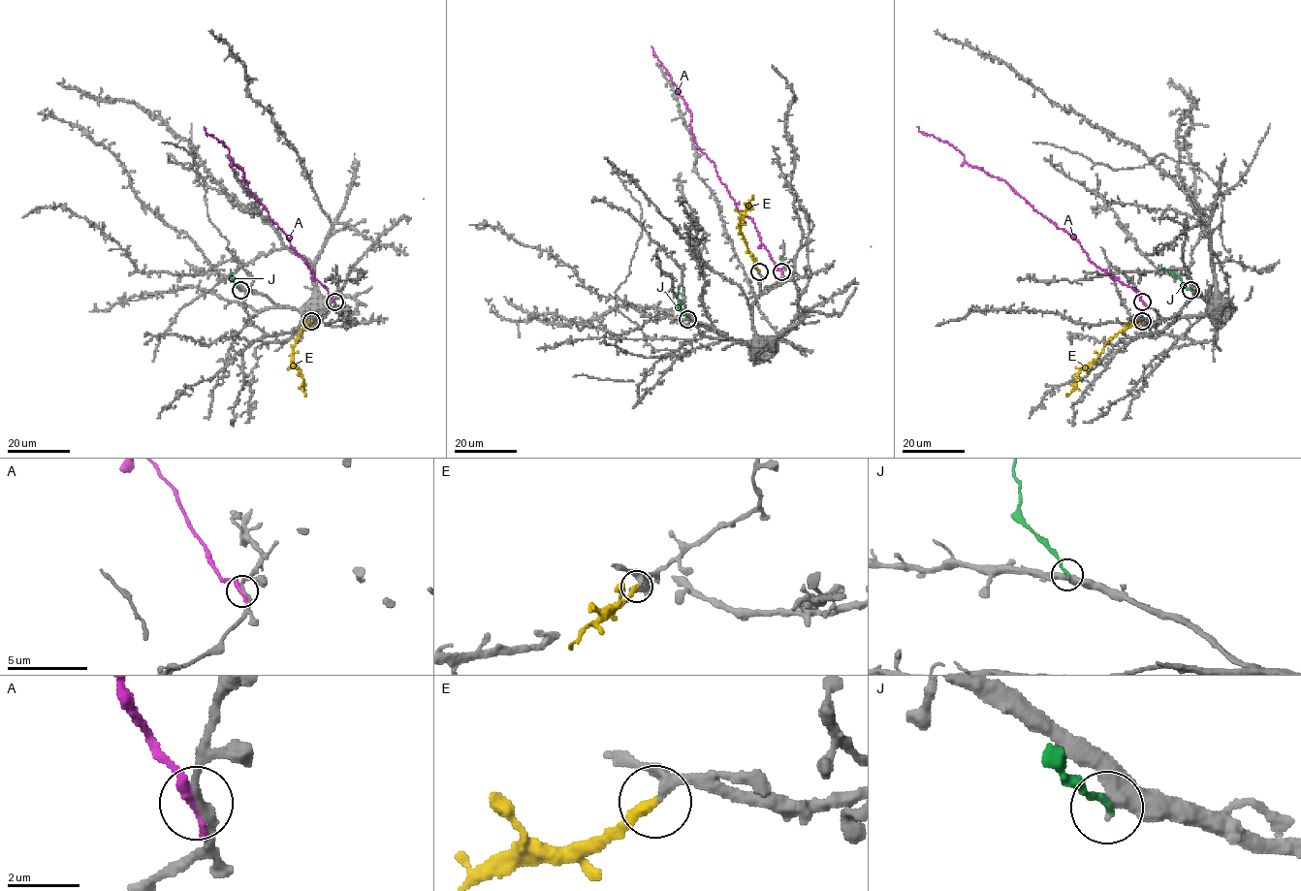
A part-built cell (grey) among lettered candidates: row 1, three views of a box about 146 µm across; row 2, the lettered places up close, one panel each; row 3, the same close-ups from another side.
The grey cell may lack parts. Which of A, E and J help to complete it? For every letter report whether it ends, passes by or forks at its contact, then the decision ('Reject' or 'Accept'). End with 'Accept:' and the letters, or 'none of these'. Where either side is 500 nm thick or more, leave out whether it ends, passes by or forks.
A: It ends there. Reject
E: It ends there. Accept
J: It ends there. Reject
Accept: E

